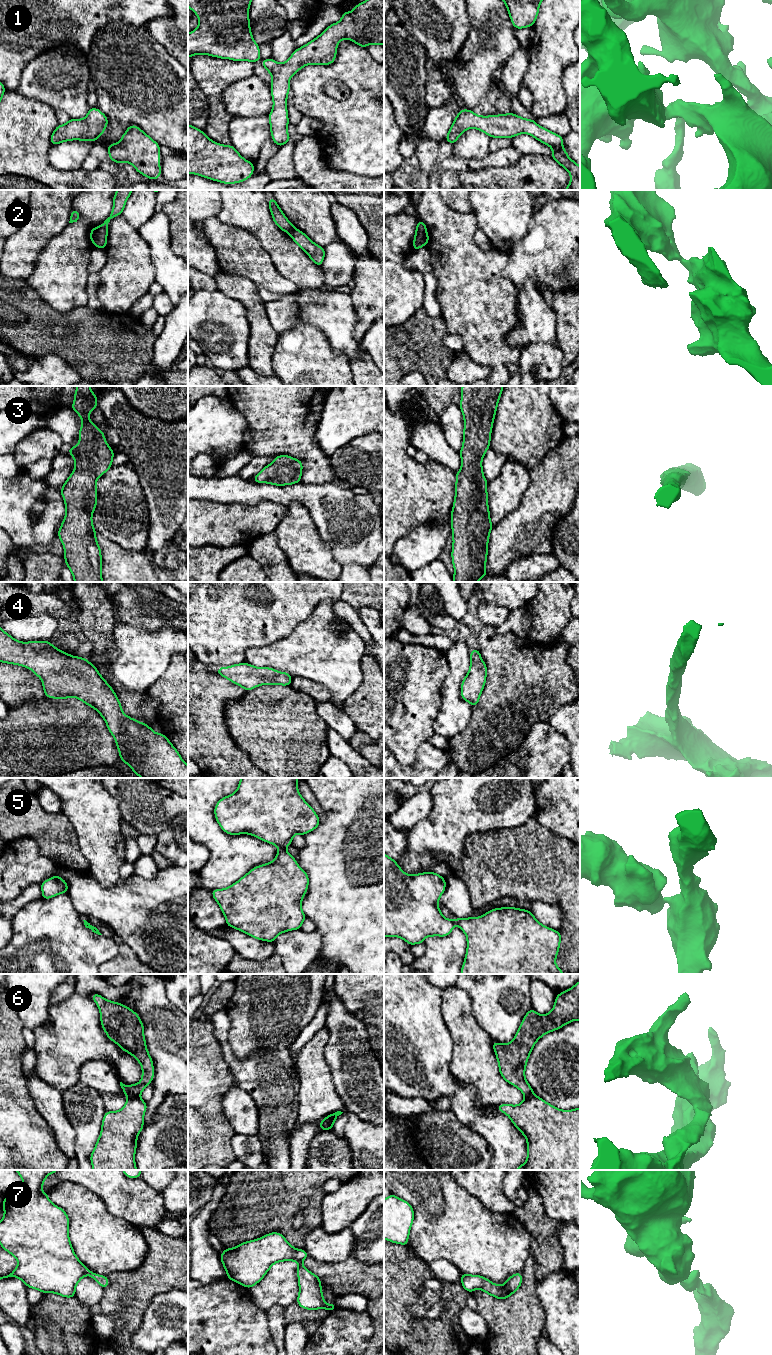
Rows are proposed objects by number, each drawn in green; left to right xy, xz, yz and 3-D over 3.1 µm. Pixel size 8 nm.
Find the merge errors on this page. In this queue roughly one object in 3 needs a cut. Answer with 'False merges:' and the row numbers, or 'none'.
False merges: 2, 5, 6

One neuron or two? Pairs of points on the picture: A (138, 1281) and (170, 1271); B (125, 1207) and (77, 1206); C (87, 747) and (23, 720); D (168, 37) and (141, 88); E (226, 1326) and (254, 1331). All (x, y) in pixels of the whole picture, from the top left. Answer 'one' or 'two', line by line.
A: one
B: two
C: one
D: two
E: one

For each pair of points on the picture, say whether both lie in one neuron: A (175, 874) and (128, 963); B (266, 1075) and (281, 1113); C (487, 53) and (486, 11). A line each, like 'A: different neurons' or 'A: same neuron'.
A: different neurons
B: same neuron
C: same neuron

